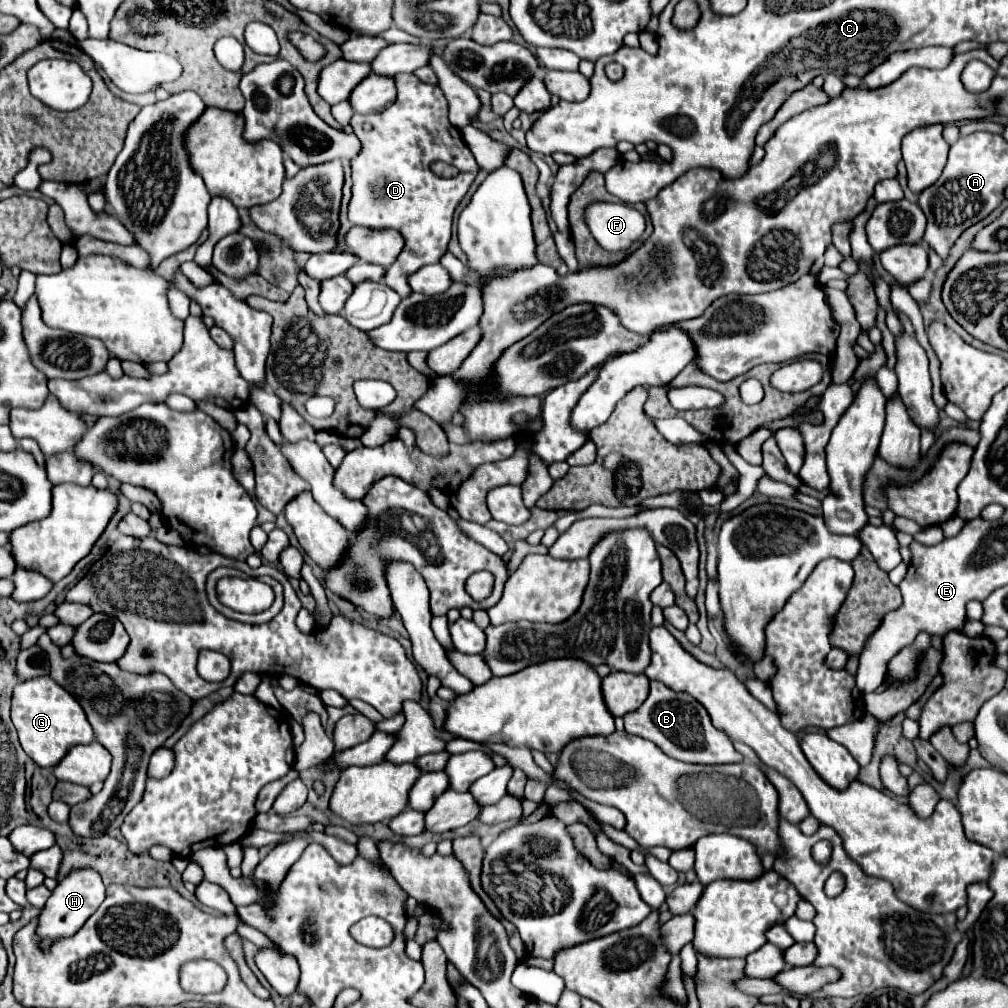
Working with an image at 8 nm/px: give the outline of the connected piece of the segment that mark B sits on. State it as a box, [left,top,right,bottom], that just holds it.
[623,681,743,765]

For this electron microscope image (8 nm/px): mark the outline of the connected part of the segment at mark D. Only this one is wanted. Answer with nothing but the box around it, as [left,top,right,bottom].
[347,73,479,295]

